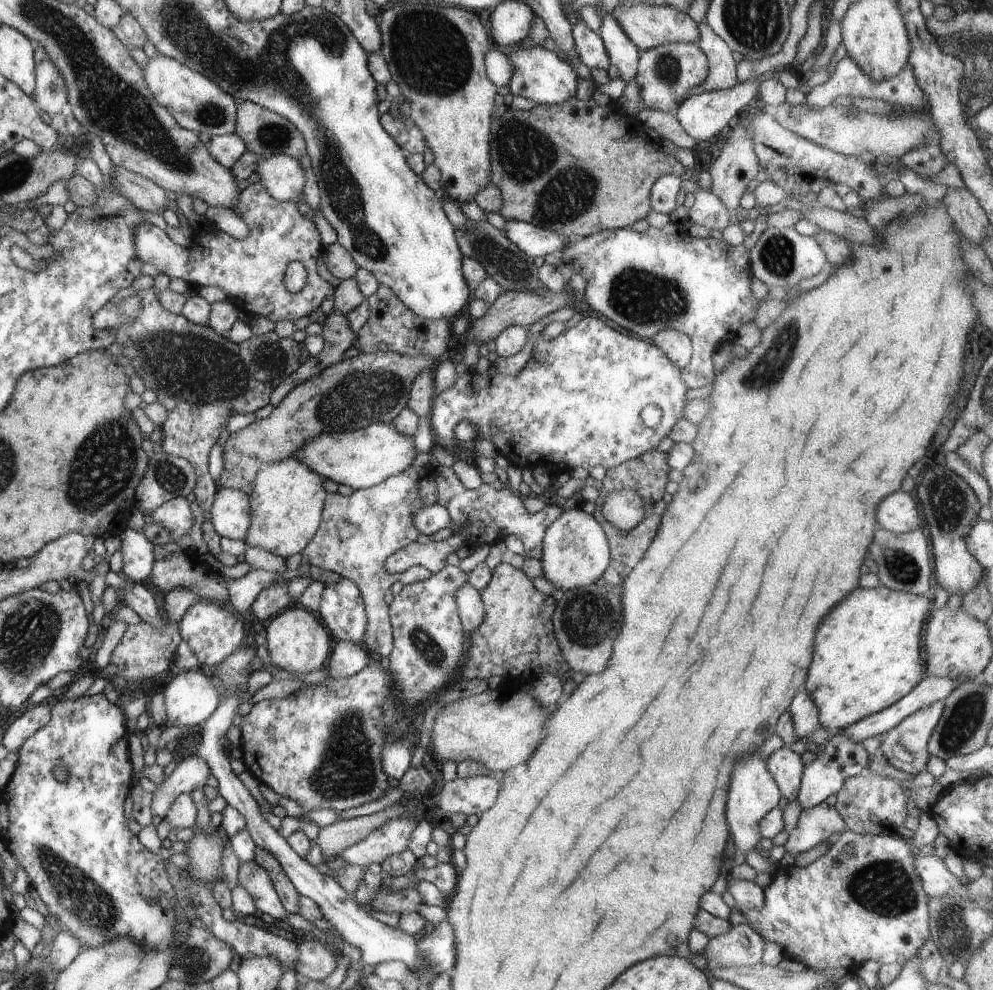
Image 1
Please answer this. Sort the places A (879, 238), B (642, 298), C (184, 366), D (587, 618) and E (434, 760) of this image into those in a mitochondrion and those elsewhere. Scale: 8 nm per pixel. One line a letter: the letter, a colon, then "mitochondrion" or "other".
A: other
B: mitochondrion
C: mitochondrion
D: mitochondrion
E: other

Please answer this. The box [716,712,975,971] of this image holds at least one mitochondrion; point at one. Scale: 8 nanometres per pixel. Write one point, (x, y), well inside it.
(884, 887)

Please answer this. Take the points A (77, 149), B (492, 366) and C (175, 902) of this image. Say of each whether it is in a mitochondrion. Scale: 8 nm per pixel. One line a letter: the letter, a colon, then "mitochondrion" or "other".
A: mitochondrion
B: other
C: other

